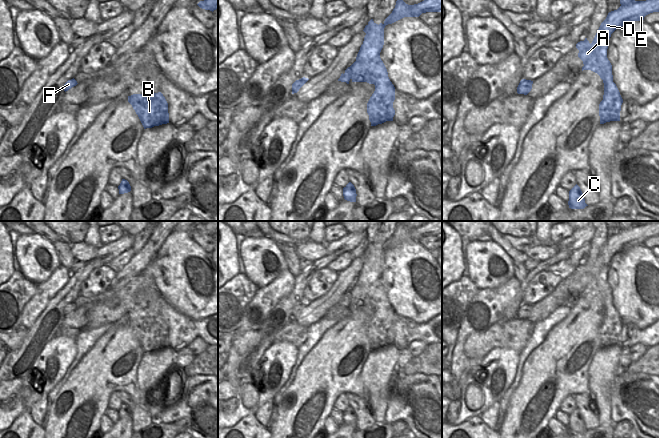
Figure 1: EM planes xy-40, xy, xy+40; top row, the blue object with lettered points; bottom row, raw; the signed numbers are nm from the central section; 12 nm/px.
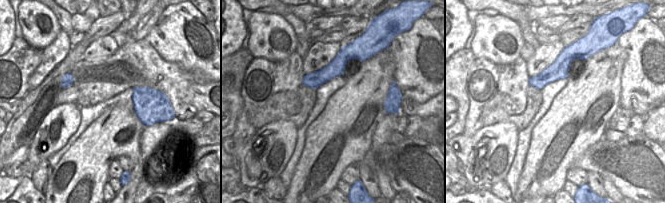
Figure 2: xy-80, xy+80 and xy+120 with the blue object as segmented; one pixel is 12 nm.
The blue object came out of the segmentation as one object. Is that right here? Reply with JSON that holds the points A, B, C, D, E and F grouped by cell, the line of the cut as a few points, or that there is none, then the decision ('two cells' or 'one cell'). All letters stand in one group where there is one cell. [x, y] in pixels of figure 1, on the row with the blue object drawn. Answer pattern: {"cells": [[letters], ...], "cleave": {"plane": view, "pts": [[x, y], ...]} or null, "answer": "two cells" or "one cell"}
{"cells": [["A", "D", "E", "F"], ["B", "C"]], "cleave": {"plane": "xy", "pts": [[387, 76], [366, 77], [363, 80], [352, 79]]}, "answer": "two cells"}

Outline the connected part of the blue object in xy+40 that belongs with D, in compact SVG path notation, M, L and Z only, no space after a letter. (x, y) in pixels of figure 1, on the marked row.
M620 0L620 4L617 10L608 13L591 44L587 38L576 44L578 57L584 64L582 71L591 70L597 73L602 80L606 79L609 85L613 79L612 65L607 58L611 34L623 25L644 20L646 15L659 12L659 0Z

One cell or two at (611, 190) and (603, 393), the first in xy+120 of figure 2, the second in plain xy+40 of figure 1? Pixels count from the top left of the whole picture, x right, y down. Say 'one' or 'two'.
one

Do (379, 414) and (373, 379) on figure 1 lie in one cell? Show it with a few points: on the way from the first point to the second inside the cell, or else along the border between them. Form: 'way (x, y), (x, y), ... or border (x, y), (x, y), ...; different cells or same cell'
way (378, 405), (377, 388); same cell

